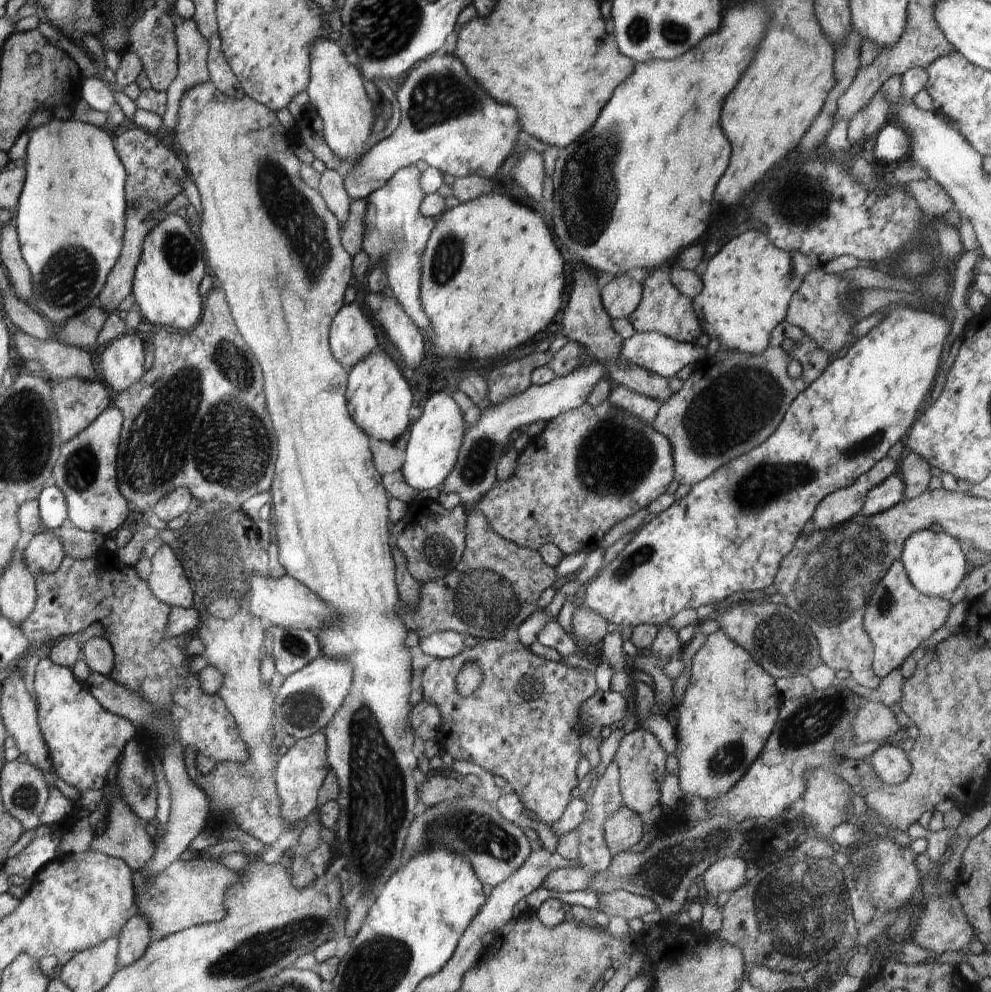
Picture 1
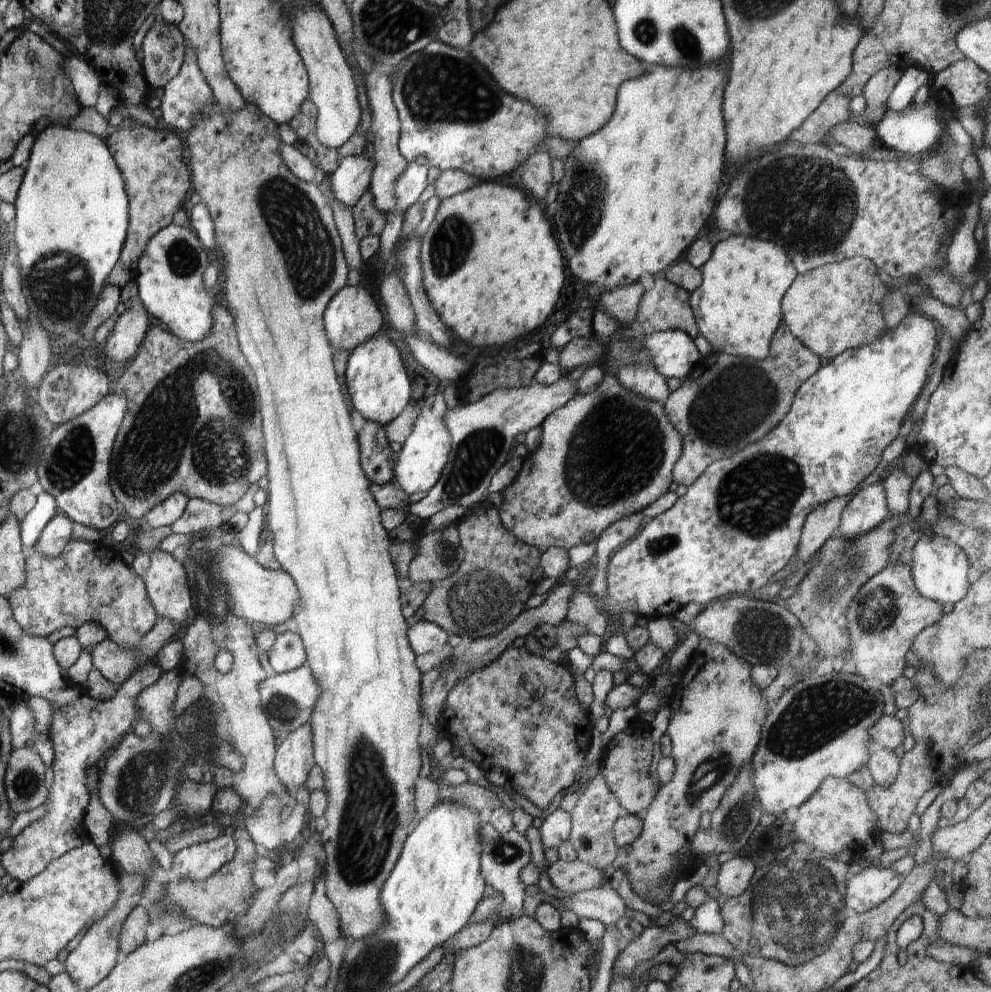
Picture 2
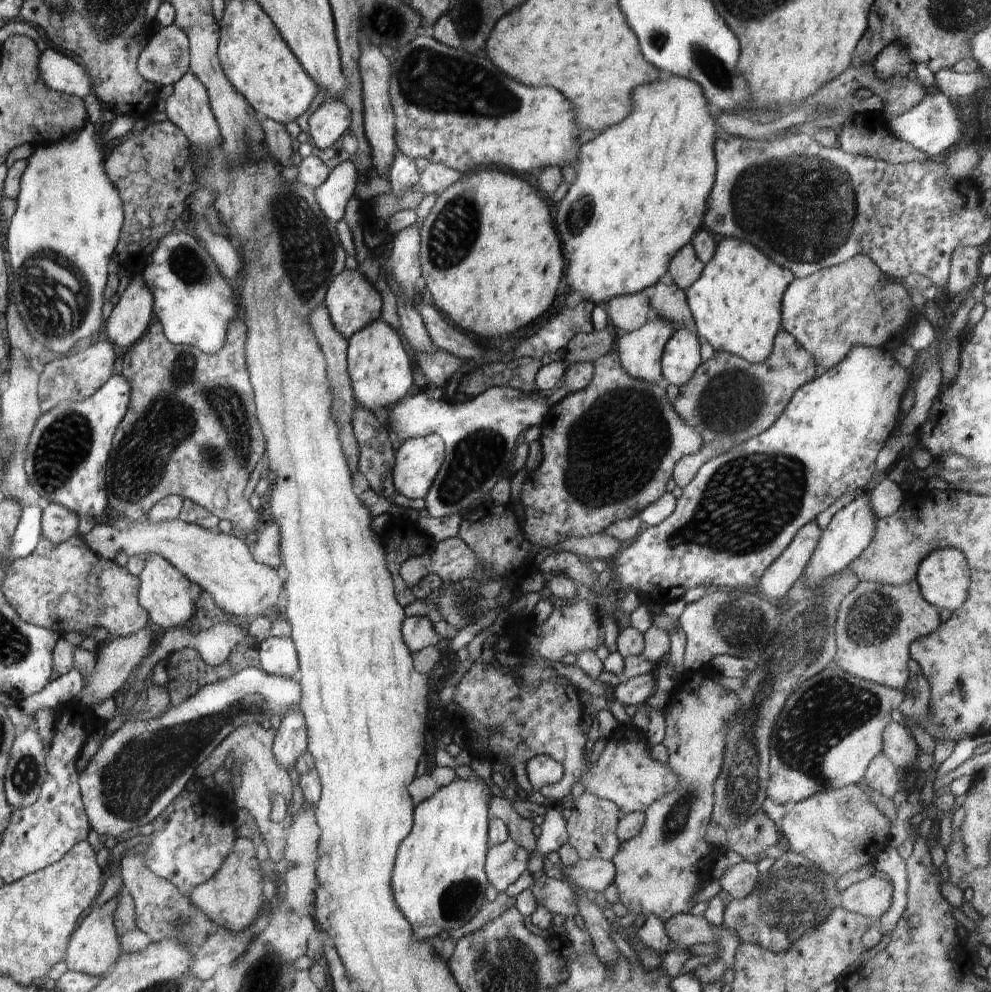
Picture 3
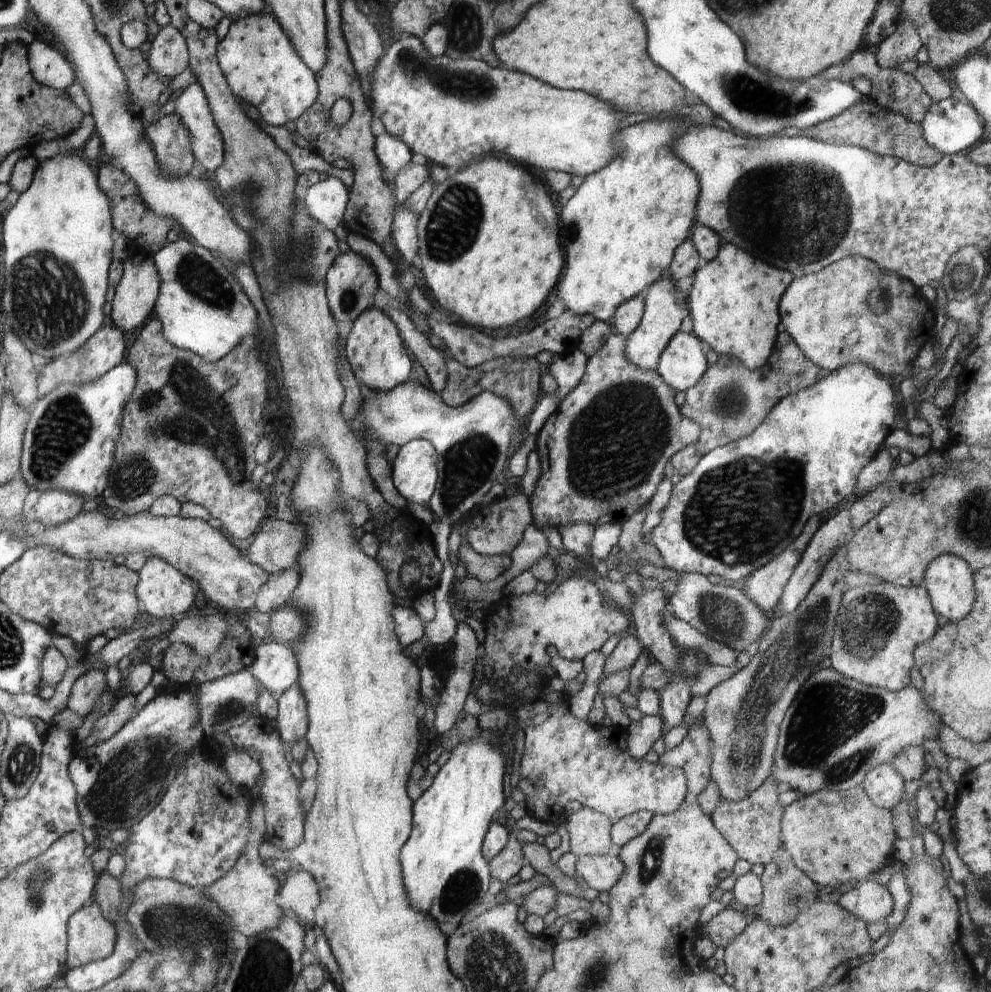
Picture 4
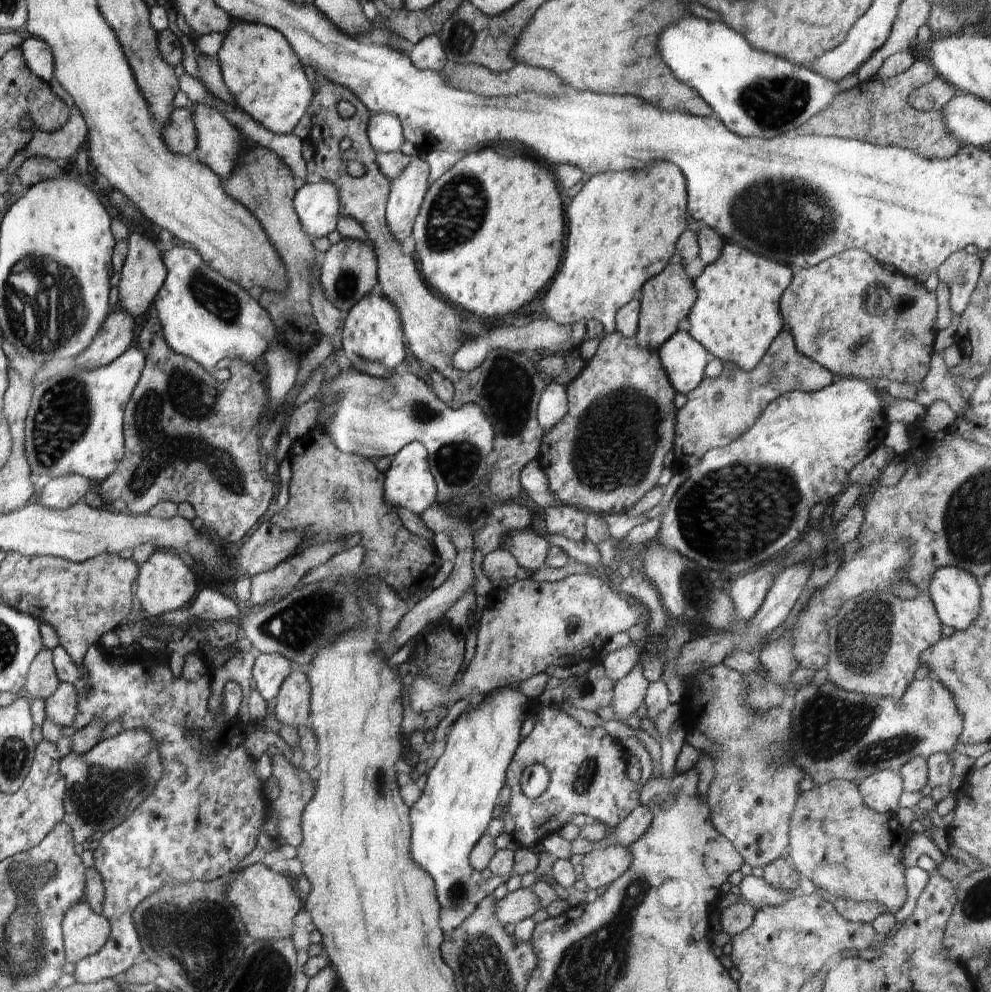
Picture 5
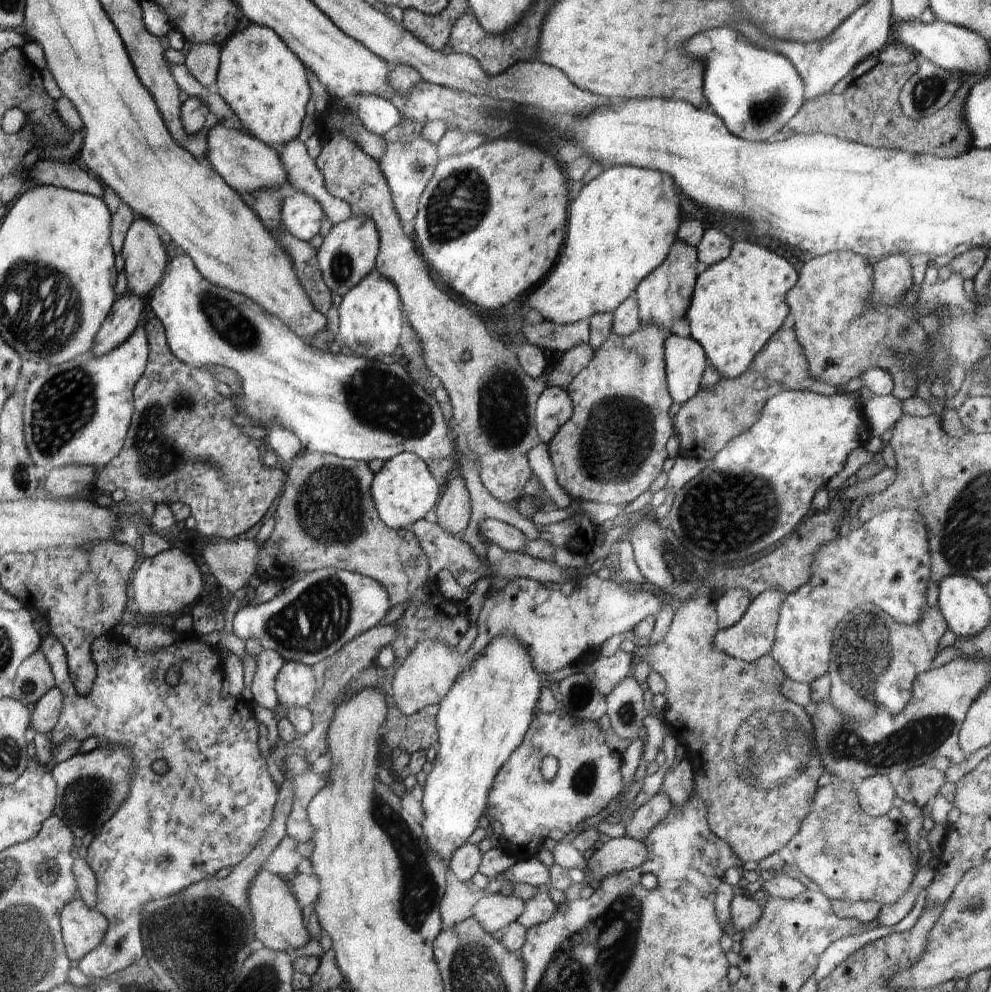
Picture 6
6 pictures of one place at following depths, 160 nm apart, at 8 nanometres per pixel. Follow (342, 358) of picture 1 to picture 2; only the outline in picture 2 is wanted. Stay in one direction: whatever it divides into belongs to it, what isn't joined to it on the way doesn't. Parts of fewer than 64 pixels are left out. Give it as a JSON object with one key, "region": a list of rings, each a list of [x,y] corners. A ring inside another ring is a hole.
{"region":[[[356,285],[339,290],[336,298],[329,303],[323,321],[326,323],[327,339],[336,351],[354,350],[372,337],[376,337],[382,328],[382,314],[374,298],[362,287]]]}

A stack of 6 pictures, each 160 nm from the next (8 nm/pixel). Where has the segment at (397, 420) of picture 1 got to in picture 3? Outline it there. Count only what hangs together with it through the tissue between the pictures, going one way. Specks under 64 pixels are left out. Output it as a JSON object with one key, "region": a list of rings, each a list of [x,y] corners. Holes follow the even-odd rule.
{"region":[[[382,318],[368,323],[355,332],[347,346],[347,371],[358,404],[369,411],[390,409],[406,397],[414,380],[413,368],[402,340],[396,331]]]}

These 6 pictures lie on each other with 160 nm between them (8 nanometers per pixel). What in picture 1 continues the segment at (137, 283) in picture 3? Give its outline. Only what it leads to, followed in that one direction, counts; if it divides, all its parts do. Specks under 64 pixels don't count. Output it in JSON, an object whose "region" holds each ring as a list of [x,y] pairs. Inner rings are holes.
{"region":[[[131,331],[118,337],[102,352],[104,383],[112,393],[130,389],[144,378],[144,346]]]}

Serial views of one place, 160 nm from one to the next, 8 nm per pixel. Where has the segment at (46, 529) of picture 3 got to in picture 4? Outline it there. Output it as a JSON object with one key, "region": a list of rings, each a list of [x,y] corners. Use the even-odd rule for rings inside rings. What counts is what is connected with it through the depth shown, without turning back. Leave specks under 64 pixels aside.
{"region":[[[46,491],[40,494],[34,514],[44,527],[59,527],[82,512],[84,501],[84,497],[74,493]]]}

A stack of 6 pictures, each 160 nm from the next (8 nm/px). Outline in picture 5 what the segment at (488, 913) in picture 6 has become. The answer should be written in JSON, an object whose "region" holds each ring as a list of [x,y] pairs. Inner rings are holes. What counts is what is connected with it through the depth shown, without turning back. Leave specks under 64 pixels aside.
{"region":[[[520,887],[509,892],[503,899],[497,900],[495,915],[501,923],[518,924],[525,918],[532,917],[540,910],[540,900],[530,888]]]}

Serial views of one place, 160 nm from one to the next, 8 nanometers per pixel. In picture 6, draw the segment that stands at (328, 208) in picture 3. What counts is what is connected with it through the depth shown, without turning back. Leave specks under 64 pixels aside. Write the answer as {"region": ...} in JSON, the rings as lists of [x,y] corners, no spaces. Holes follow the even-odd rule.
{"region":[[[295,192],[282,202],[281,220],[289,238],[293,240],[300,239],[304,242],[310,242],[319,234],[321,219],[326,215],[324,206],[320,204],[312,195]]]}

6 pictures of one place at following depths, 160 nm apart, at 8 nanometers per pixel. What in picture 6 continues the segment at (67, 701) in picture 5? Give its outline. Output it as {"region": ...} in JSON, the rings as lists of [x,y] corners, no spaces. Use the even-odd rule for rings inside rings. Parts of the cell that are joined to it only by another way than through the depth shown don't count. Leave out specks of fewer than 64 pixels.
{"region":[[[56,686],[52,687],[37,700],[35,706],[32,726],[37,732],[51,732],[63,709],[62,691]]]}

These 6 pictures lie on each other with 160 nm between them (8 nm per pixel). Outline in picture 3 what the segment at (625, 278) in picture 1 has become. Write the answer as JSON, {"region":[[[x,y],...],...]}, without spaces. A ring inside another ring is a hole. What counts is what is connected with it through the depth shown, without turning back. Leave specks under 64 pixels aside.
{"region":[[[641,291],[638,294],[614,297],[605,307],[612,324],[624,332],[642,328],[648,322],[649,313],[652,312],[651,308],[648,308],[648,298]]]}

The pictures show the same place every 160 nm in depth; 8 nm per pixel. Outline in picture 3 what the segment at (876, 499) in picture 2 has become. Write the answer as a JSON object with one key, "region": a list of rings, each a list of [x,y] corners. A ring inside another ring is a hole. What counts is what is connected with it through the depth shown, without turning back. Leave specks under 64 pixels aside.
{"region":[[[867,493],[856,496],[848,505],[834,514],[809,560],[810,565],[807,572],[804,572],[804,575],[808,578],[807,586],[816,588],[822,582],[826,582],[826,577],[848,568],[849,564],[856,560],[860,553],[872,542],[876,520],[878,518],[875,518]]]}

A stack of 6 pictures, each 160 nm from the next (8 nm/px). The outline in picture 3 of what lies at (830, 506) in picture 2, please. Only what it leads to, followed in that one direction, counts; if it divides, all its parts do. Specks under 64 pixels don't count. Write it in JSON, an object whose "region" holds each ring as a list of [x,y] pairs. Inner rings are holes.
{"region":[[[816,519],[806,523],[794,535],[788,548],[766,569],[758,586],[760,586],[764,596],[768,599],[770,598],[770,602],[779,600],[787,603],[788,590],[790,590],[790,588],[794,586],[794,582],[804,574],[804,566],[808,564],[813,552],[816,550],[822,533],[823,530],[820,529]]]}

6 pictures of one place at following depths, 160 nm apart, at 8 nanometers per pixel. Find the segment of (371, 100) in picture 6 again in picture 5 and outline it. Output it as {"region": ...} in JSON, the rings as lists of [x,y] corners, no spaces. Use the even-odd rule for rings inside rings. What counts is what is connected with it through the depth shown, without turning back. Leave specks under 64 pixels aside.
{"region":[[[388,113],[371,114],[367,124],[371,147],[381,153],[400,151],[404,144],[403,128],[396,116]]]}

